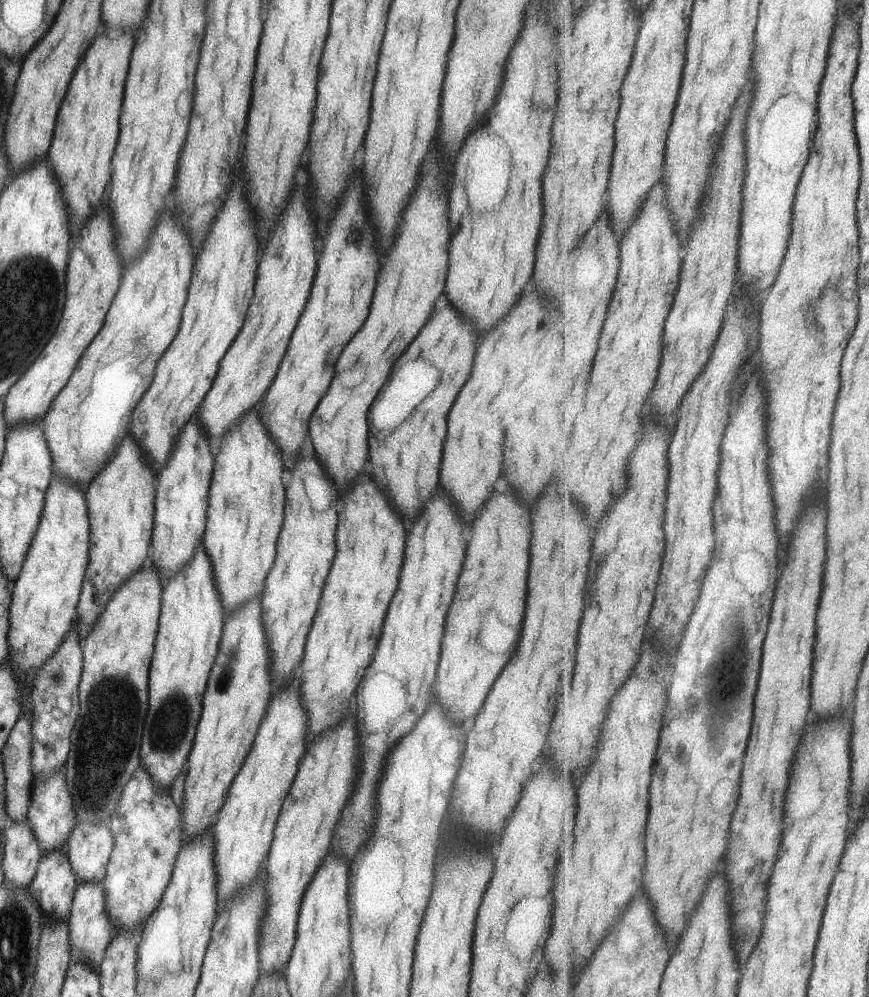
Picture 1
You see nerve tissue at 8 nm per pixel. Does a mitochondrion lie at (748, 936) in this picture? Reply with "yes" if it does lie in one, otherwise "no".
yes

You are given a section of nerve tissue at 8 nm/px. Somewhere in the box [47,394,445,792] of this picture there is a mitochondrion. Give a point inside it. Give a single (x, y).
(169, 725)

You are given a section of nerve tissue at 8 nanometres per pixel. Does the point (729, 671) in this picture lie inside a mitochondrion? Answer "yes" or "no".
yes

